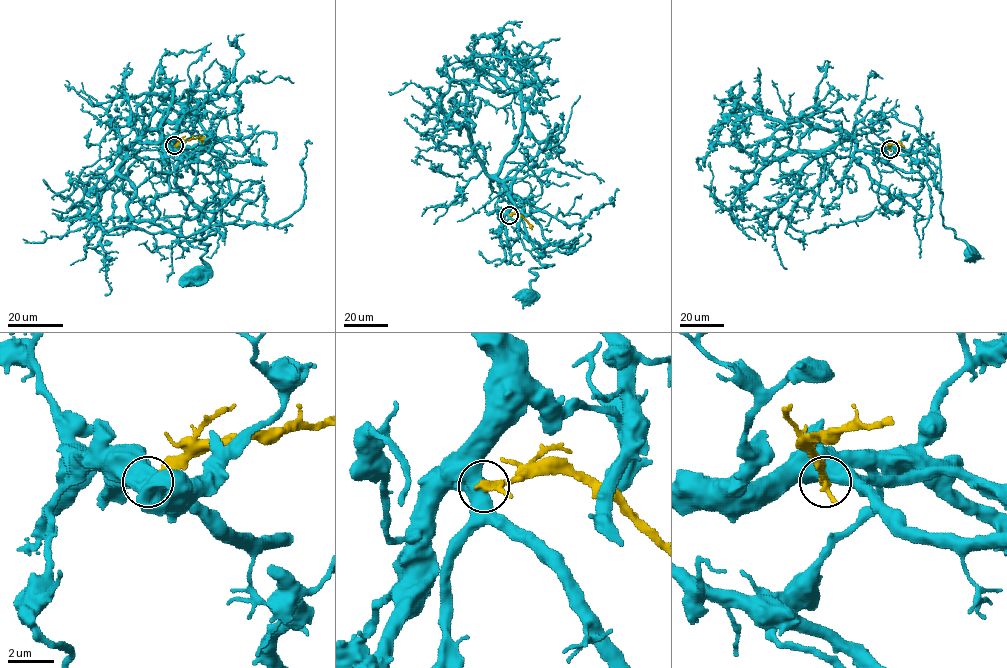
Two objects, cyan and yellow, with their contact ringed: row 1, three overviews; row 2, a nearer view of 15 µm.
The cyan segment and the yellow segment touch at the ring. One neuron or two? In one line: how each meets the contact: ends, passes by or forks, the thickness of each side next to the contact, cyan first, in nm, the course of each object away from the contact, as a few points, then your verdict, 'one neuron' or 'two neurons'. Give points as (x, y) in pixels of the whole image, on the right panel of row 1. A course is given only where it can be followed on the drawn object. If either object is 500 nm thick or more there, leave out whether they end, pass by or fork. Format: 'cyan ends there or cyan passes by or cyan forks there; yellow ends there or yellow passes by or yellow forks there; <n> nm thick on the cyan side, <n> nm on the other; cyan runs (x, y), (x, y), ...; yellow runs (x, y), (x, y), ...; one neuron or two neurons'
550 nm thick on the cyan side, 300 nm on the other; cyan runs (890, 148), (859, 151), (855, 131), (888, 117), (915, 128), (939, 154), (943, 224), (975, 250), (973, 254); yellow runs (890, 149), (889, 145), (899, 142), (904, 147); two neurons

